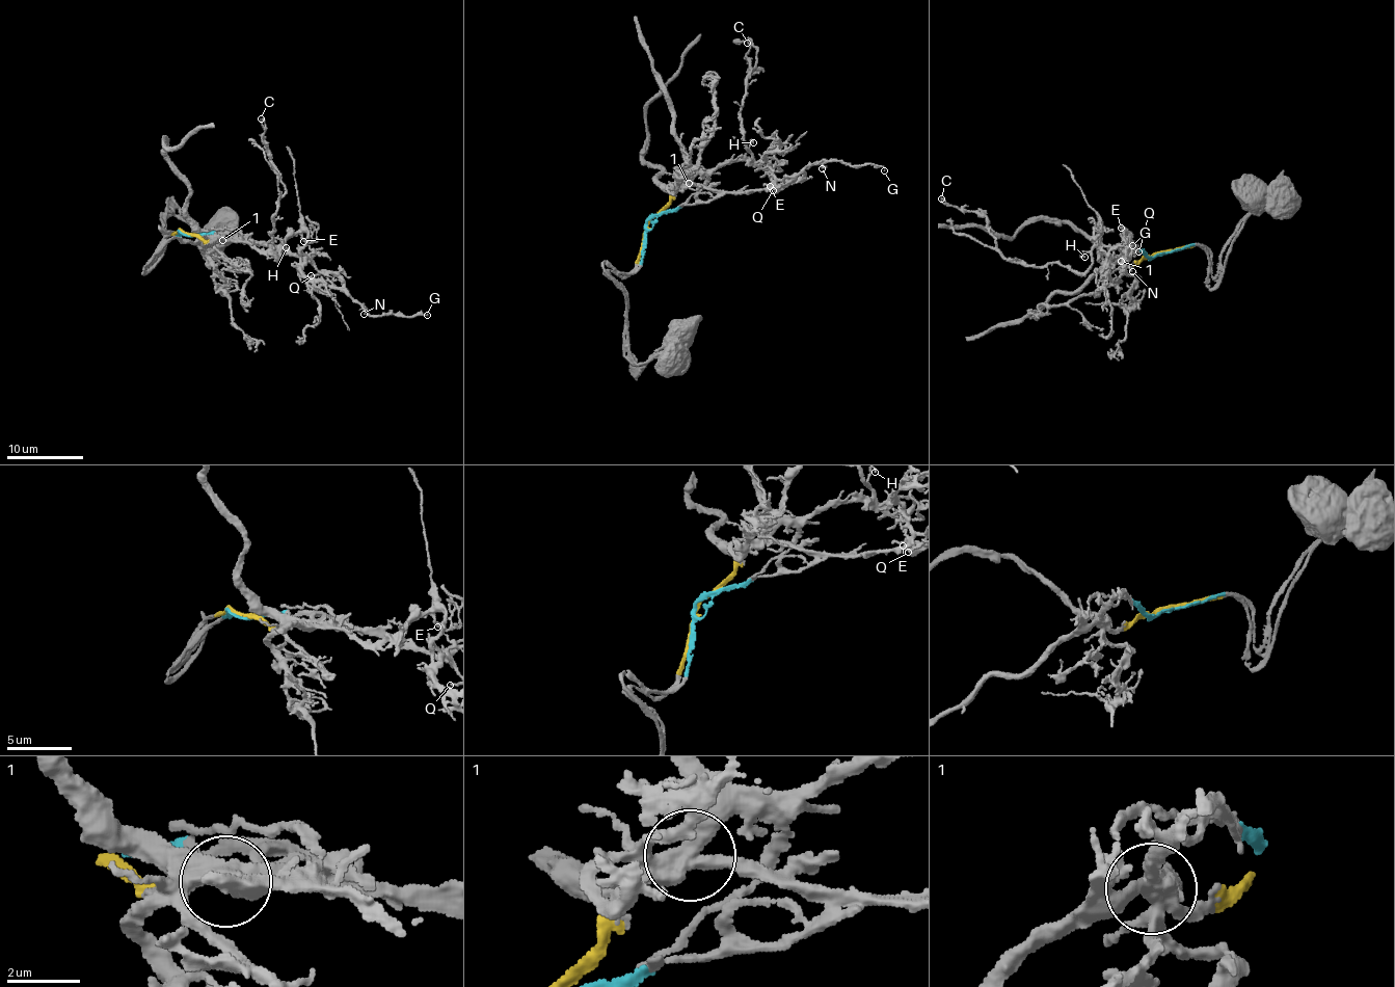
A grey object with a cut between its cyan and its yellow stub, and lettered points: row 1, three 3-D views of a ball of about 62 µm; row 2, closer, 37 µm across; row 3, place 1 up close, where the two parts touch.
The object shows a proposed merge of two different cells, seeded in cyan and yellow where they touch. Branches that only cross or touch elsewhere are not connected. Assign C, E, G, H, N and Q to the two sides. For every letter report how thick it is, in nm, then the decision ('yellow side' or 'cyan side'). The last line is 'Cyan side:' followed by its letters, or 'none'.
C: 110 nm | yellow side
E: 140 nm | cyan side
G: 110 nm | cyan side
H: 130 nm | yellow side
N: 160 nm | cyan side
Q: 150 nm | cyan side
Cyan side: E, G, N, Q

